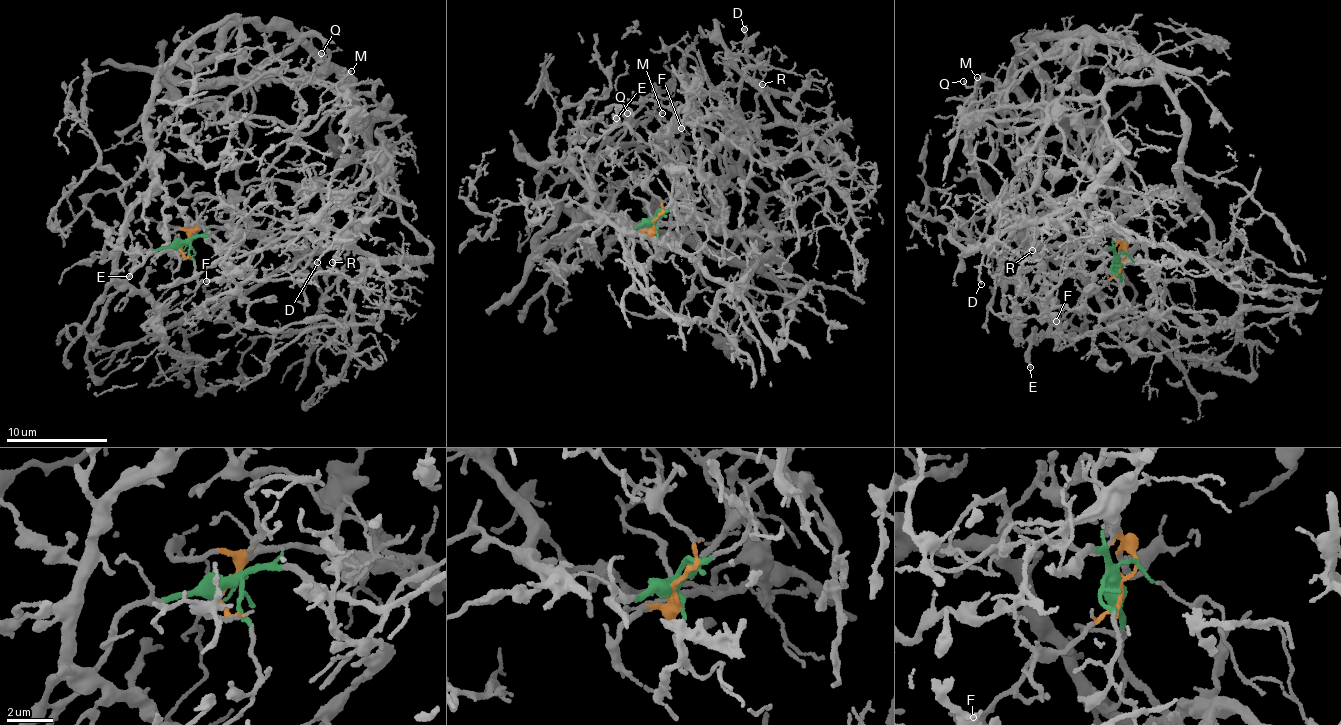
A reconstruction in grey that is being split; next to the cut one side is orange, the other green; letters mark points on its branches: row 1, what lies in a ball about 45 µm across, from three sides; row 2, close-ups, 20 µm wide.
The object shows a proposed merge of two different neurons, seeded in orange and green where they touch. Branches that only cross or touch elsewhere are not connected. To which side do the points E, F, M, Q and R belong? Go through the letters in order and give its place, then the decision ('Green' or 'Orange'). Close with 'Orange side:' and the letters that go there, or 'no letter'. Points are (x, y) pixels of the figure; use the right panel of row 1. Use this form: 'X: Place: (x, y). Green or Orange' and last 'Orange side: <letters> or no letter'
E: Place: (1030, 367). Green
F: Place: (1056, 321). Green
M: Place: (977, 77). Green
Q: Place: (963, 81). Orange
R: Place: (1032, 250). Green
Orange side: Q

